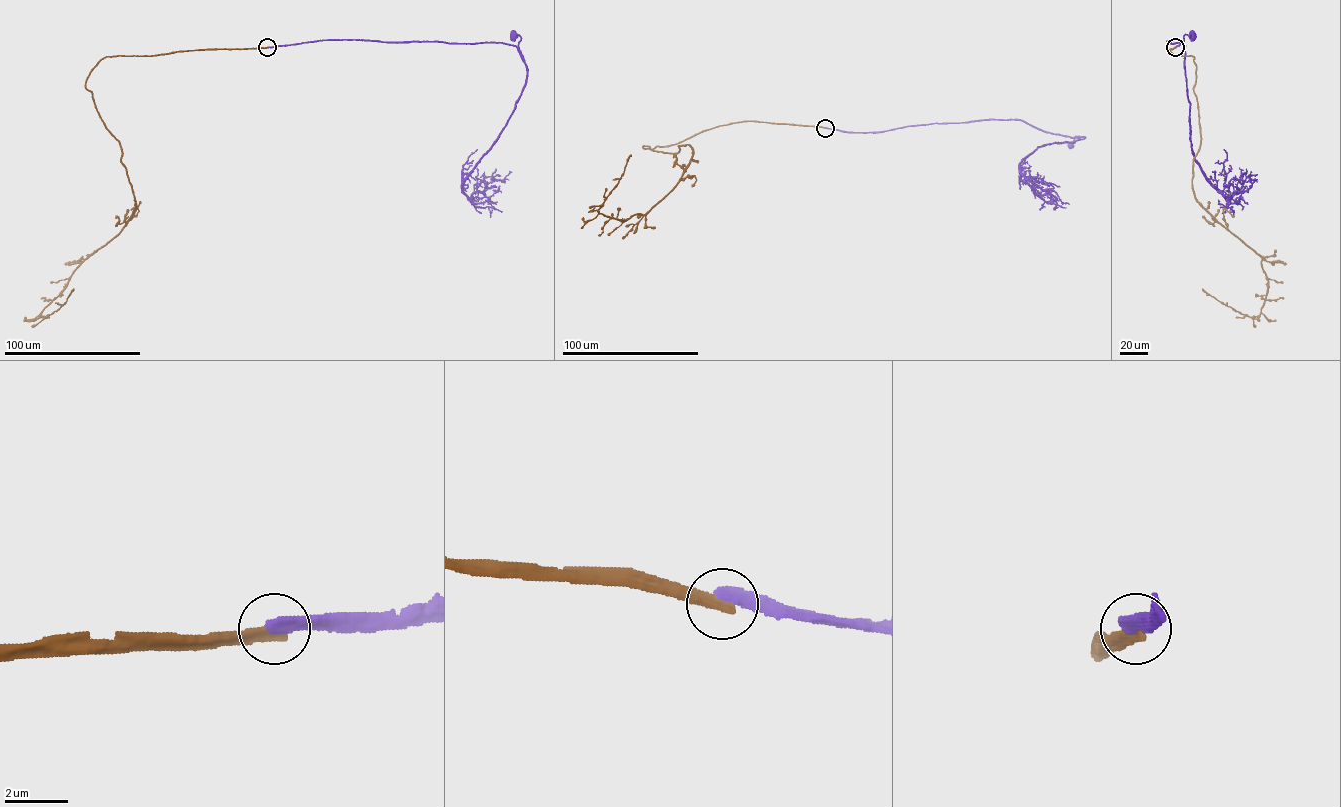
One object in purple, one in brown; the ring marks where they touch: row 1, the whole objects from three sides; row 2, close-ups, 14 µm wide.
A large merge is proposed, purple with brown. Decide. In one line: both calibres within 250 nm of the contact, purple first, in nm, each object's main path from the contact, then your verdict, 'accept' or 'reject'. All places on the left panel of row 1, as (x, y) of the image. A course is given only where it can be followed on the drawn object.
440 nm thick on the purple side, 400 nm on the other; purple runs (267, 47), (344, 39), (502, 42), (518, 47), (520, 37), (513, 35); brown runs (267, 47), (104, 57), (94, 67), (85, 88), (119, 142), (134, 209), (41, 316), (56, 311), (73, 288); reject

